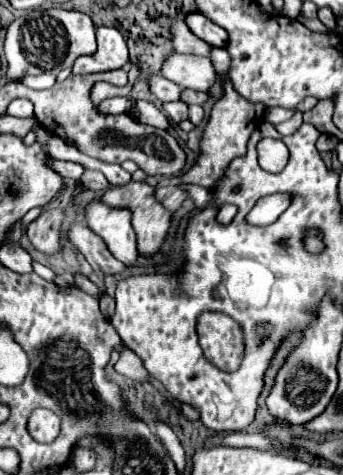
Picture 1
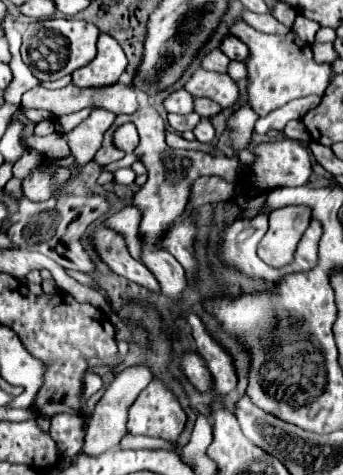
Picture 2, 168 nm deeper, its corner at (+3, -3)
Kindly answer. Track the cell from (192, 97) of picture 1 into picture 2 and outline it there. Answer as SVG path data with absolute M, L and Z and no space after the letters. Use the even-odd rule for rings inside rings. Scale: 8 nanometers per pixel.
M196 98L196 100L194 100L194 112L200 114L200 116L212 118L212 116L218 114L220 110L222 110L222 108L220 108L216 102L208 100L208 98Z

